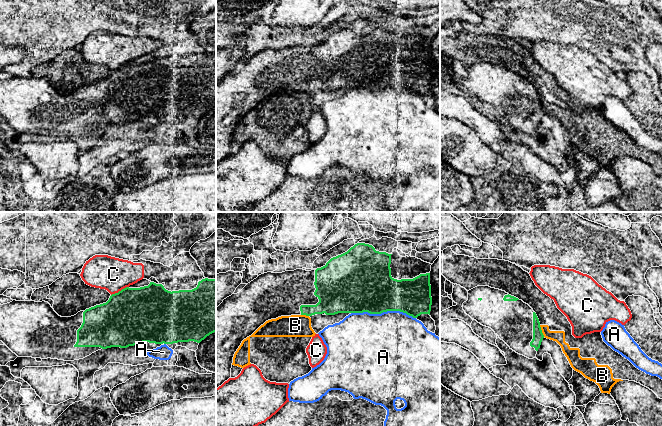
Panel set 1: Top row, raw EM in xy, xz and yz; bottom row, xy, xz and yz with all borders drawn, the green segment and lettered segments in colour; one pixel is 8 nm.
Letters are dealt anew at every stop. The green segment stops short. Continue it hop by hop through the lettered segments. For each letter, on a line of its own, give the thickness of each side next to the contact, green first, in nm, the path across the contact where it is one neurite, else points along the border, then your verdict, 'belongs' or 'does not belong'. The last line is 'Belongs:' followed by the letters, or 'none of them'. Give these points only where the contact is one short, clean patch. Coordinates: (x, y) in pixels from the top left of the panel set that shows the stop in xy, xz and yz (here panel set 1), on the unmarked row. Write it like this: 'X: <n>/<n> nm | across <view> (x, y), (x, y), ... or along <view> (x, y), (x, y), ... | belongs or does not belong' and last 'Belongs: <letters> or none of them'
A: 440/480 nm | does not belong
B: 90/100 nm | along yz (539, 101), (544, 112) | does not belong
C: 460/280 nm | does not belong
Belongs: none of them

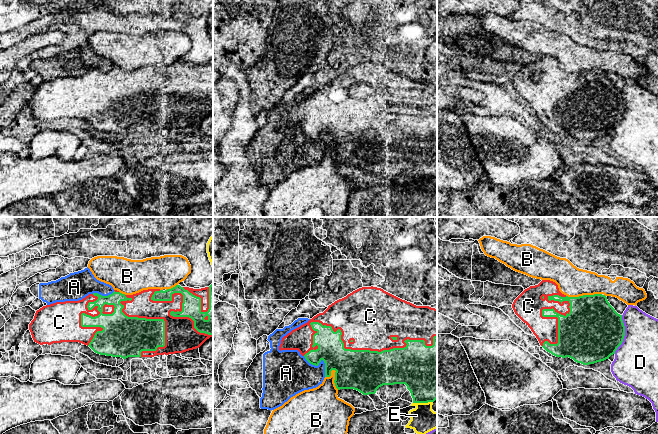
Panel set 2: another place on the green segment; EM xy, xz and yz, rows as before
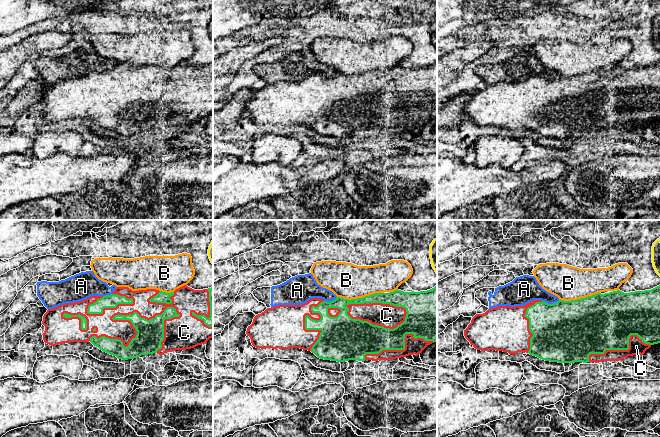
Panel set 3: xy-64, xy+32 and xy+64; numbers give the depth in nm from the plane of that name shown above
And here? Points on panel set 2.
A: 260/320 nm | does not belong
B: 420/240 nm | does not belong
C: 340/400 nm | belongs
D: 480/360 nm | does not belong
E: 440/200 nm | does not belong
Belongs: C

